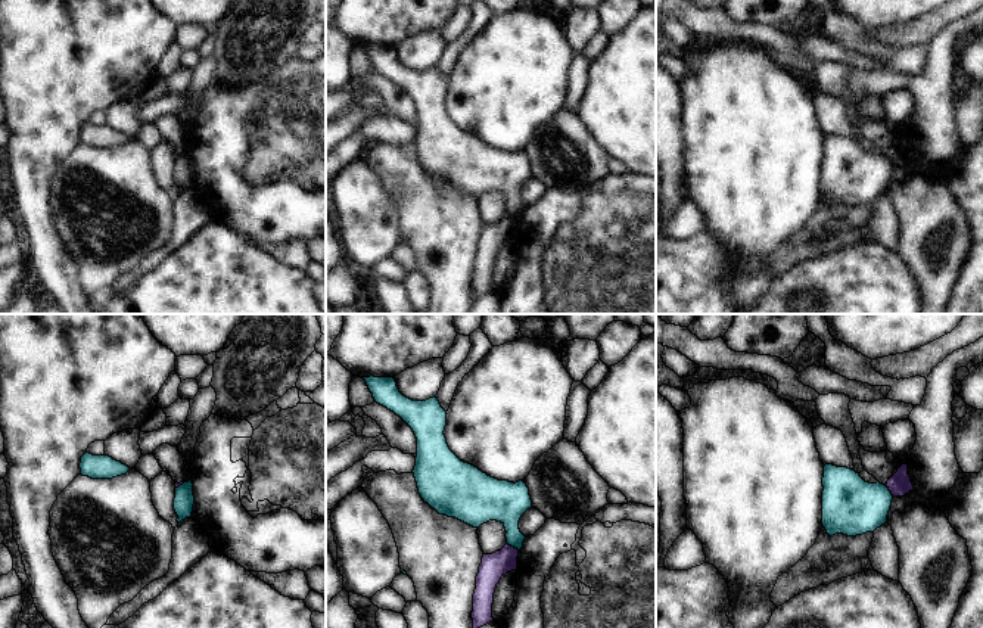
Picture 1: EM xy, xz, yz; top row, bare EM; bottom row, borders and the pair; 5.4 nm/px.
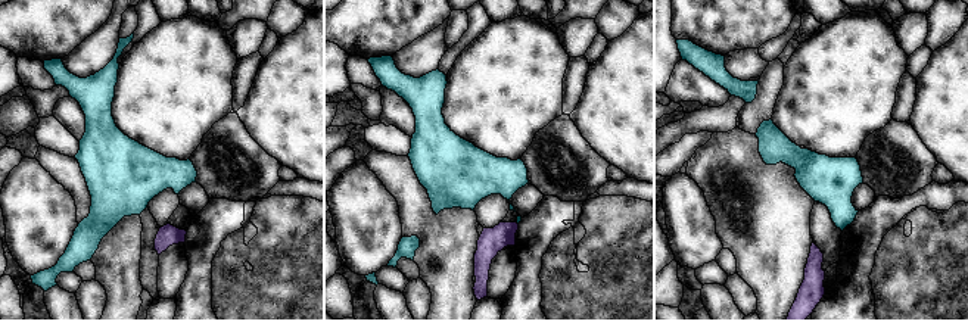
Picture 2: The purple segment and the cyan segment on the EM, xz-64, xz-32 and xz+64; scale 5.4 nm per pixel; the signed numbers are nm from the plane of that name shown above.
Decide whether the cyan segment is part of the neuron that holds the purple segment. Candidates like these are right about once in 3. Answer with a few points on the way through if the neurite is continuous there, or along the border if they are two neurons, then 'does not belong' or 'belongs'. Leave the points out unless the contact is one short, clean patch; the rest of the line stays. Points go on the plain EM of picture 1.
border xz (507, 213), (519, 220); does not belong

